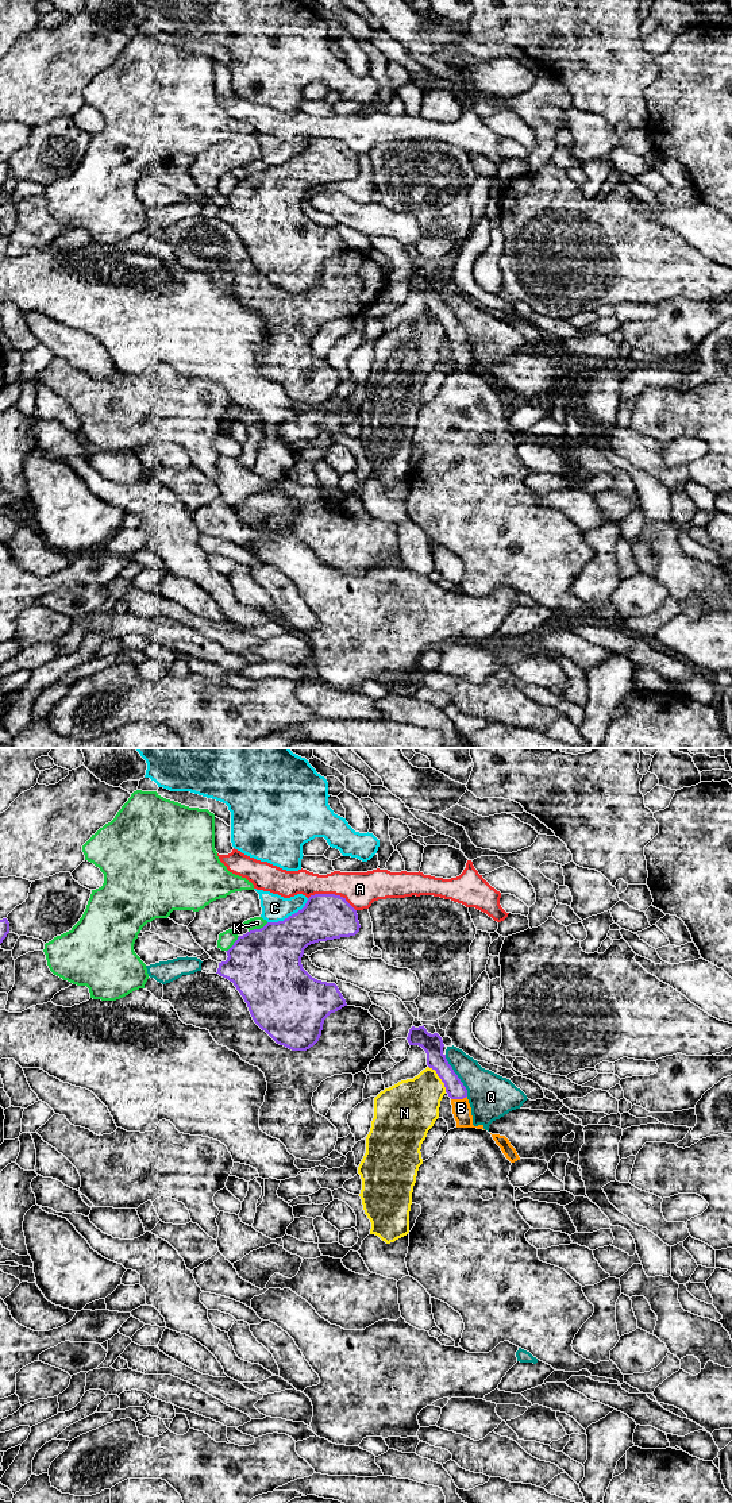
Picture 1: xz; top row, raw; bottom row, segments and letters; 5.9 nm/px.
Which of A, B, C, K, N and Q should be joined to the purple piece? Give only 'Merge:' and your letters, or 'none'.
Merge: B

